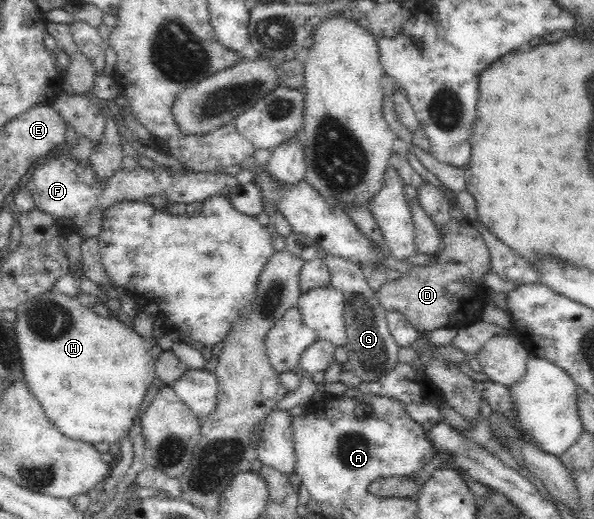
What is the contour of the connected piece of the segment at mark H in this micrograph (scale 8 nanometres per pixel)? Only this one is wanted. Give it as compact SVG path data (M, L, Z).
M58 290L31 298L16 309L16 341L24 379L49 421L65 437L90 444L102 441L110 445L126 438L139 418L141 403L156 379L156 359L151 356L151 342L135 333L131 326L111 316L101 317L89 308L76 297Z

